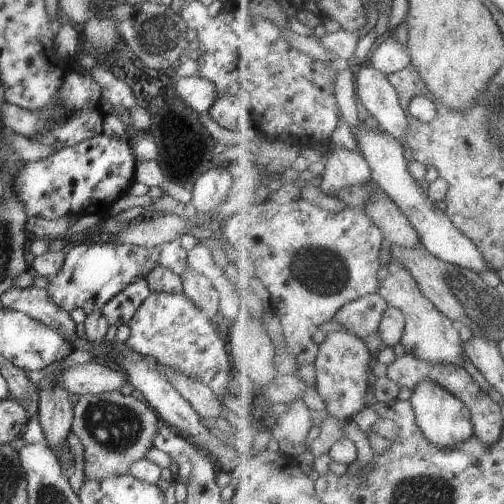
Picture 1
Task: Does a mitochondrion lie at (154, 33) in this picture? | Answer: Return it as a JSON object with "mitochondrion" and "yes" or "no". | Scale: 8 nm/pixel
{"mitochondrion":"yes"}

